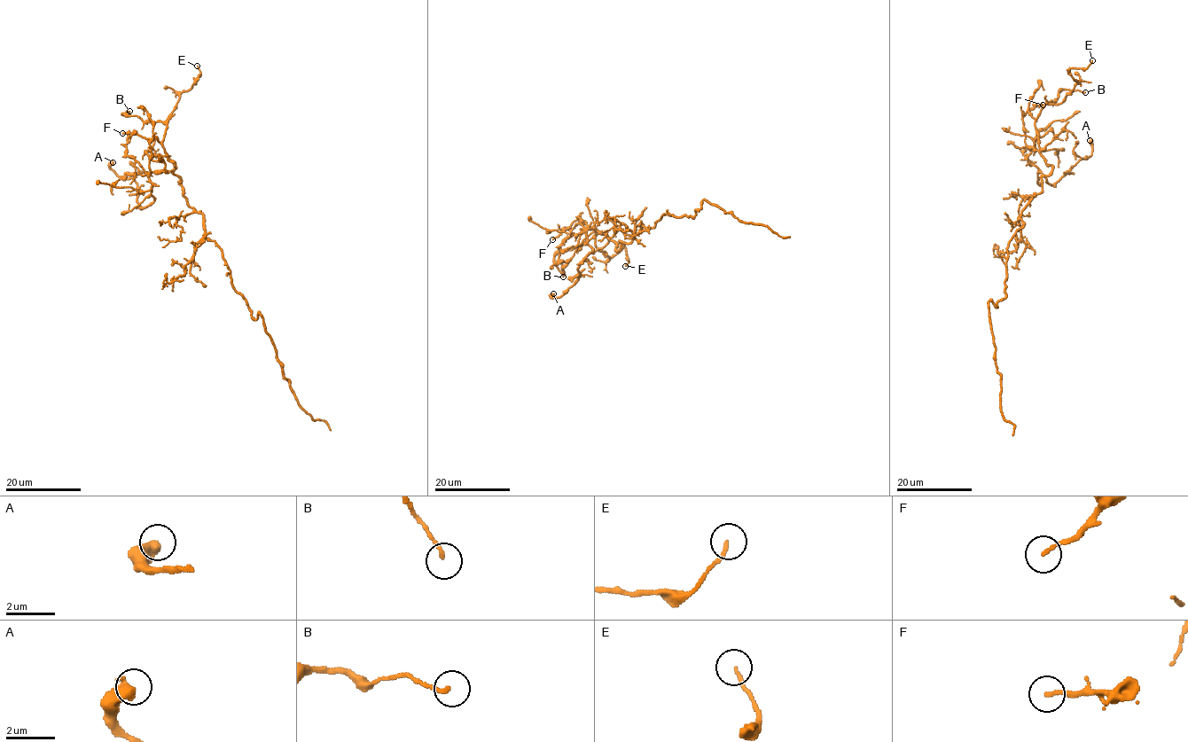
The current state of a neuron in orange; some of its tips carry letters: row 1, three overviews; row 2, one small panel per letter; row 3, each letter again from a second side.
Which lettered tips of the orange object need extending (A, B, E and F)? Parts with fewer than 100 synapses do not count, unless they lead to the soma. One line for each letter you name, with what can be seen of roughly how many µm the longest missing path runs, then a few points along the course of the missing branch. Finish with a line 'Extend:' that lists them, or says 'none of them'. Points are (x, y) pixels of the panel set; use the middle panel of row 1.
Extend: none of them

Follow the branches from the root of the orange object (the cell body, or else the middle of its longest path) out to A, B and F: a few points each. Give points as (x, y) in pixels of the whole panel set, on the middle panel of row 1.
A: (654, 226), (642, 224), (617, 251), (603, 233), (584, 229), (592, 250), (577, 282), (553, 293)
B: (654, 226), (642, 224), (617, 251), (606, 235), (591, 229), (596, 233), (589, 240), (554, 256), (563, 277)
F: (654, 226), (642, 224), (617, 251), (578, 217), (552, 239)

